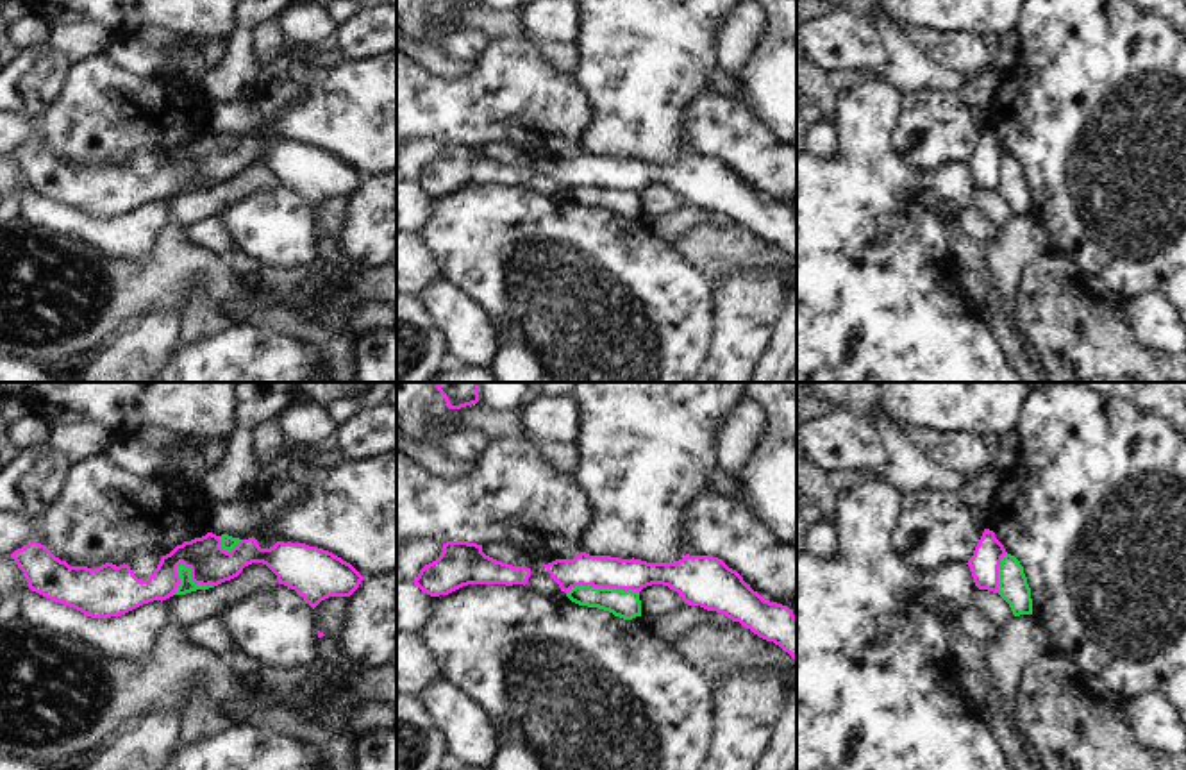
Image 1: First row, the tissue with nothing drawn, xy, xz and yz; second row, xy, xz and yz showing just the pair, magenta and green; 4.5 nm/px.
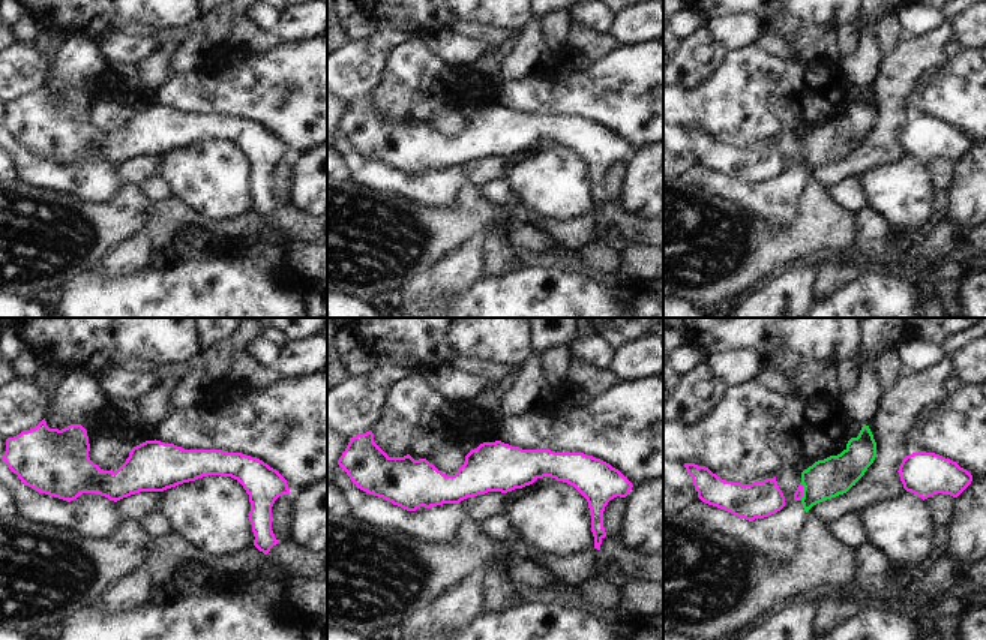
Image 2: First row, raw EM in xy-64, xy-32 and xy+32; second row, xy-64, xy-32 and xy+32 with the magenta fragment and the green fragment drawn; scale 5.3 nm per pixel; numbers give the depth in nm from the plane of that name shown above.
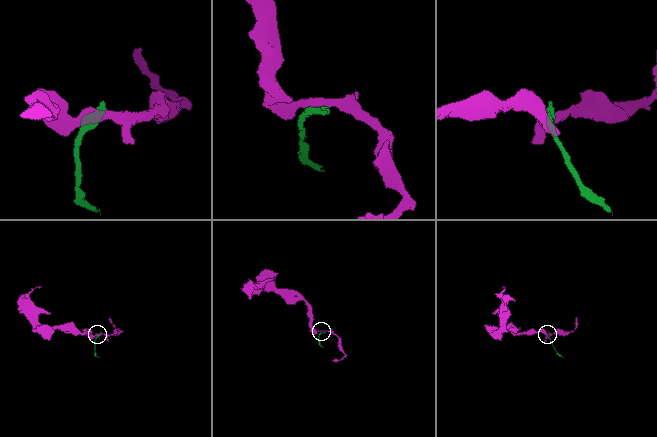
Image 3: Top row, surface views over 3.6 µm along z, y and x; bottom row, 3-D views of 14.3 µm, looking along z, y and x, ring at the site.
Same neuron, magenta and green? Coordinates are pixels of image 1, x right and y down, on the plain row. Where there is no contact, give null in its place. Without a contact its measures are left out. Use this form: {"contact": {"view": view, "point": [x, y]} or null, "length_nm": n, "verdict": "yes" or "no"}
{"contact": {"view": "xy", "point": [192, 179]}, "length_nm": 200, "verdict": "no"}

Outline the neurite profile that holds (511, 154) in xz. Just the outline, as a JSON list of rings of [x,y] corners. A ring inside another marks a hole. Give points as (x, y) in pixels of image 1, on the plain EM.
[[[484,143],[482,152],[497,161],[513,164],[513,166],[530,166],[532,159],[516,145],[497,145]]]

